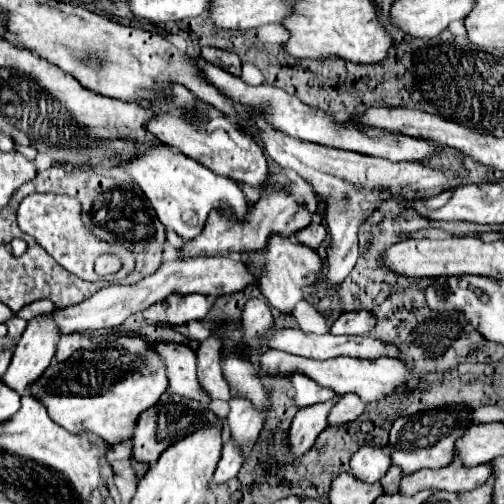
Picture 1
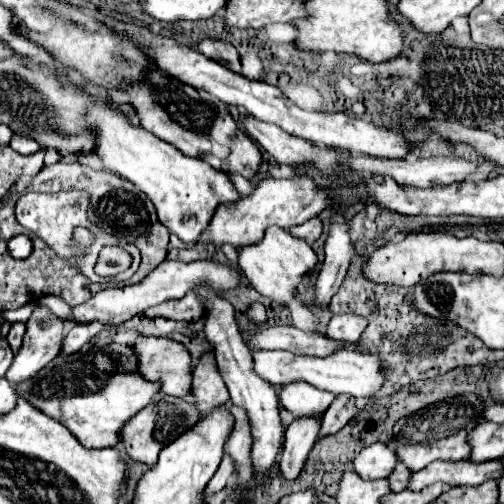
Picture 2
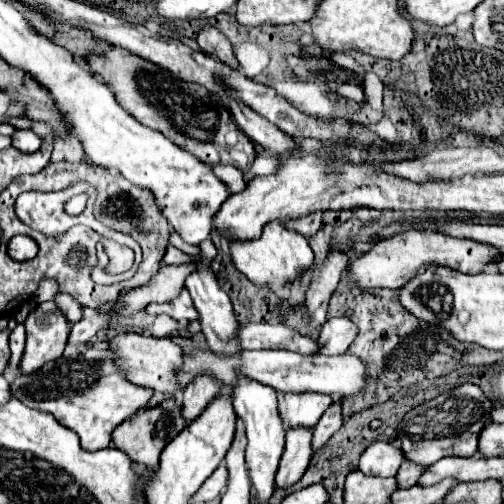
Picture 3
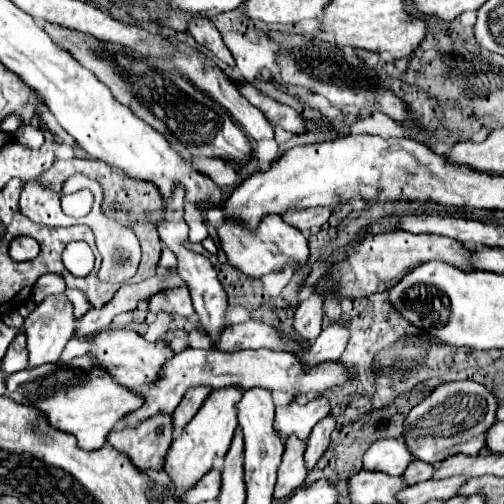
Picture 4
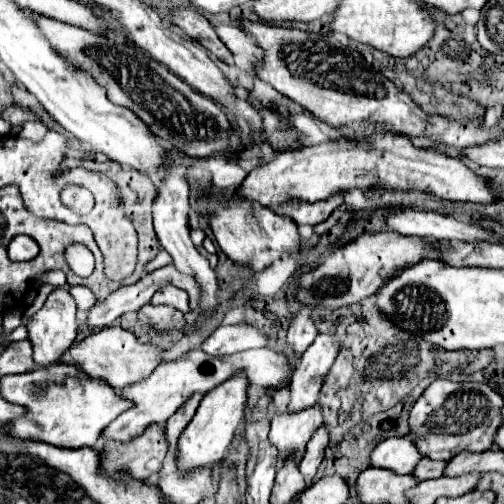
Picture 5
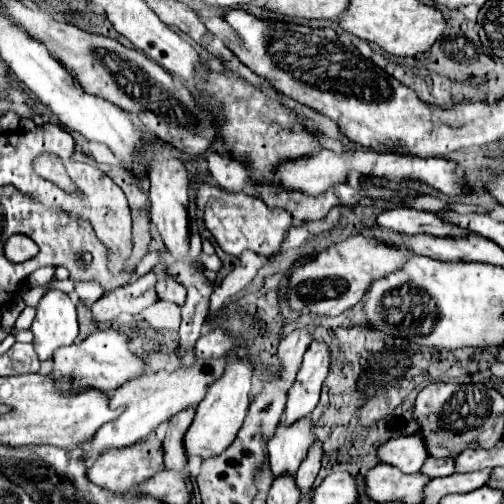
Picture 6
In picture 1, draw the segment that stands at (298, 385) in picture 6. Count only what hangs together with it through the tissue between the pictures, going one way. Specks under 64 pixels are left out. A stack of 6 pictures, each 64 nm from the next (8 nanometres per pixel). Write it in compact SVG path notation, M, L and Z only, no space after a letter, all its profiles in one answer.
M344 312L338 316L338 320L332 324L330 328L330 334L334 336L360 336L360 334L366 334L370 332L370 328L374 326L374 320L372 320L372 314L370 312Z

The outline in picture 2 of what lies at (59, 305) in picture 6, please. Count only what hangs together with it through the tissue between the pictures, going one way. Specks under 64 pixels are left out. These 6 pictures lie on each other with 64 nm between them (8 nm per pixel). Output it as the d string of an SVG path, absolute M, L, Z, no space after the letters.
M36 306L26 322L22 348L6 372L10 384L16 386L20 380L28 380L28 376L34 376L54 360L62 350L64 336L64 320L54 316L46 306Z

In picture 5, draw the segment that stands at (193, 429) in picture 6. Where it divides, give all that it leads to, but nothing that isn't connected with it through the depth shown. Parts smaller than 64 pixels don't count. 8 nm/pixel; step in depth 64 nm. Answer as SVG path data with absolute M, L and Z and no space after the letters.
M240 370L232 378L228 378L224 384L212 388L212 392L208 392L202 398L192 422L186 426L186 430L178 440L178 448L180 448L180 454L176 458L178 470L184 472L184 470L194 470L198 466L212 466L214 462L220 462L226 456L238 424L244 422L246 388L248 388L248 378L246 378L246 372Z

